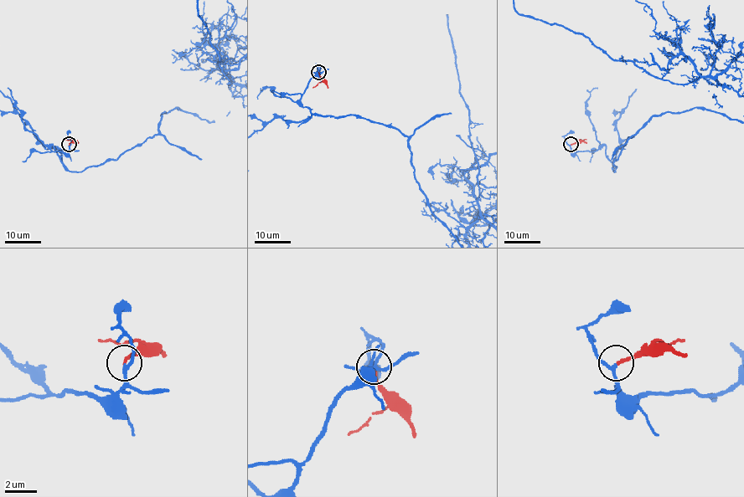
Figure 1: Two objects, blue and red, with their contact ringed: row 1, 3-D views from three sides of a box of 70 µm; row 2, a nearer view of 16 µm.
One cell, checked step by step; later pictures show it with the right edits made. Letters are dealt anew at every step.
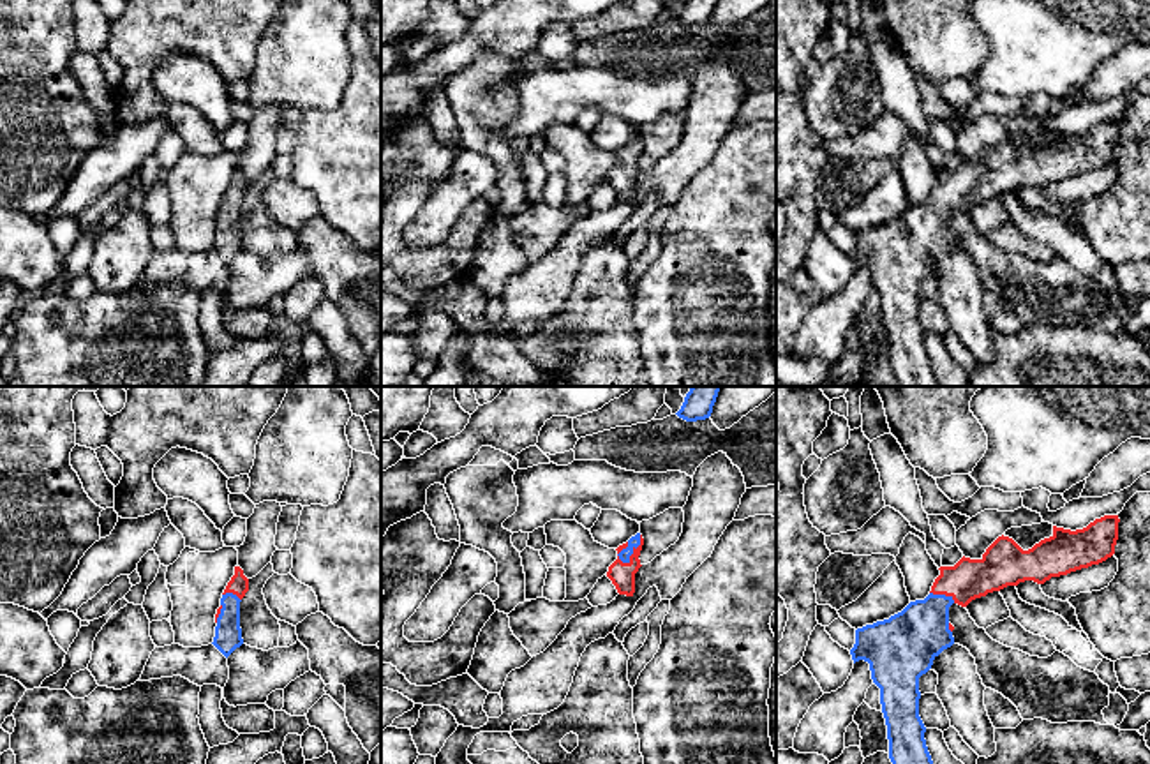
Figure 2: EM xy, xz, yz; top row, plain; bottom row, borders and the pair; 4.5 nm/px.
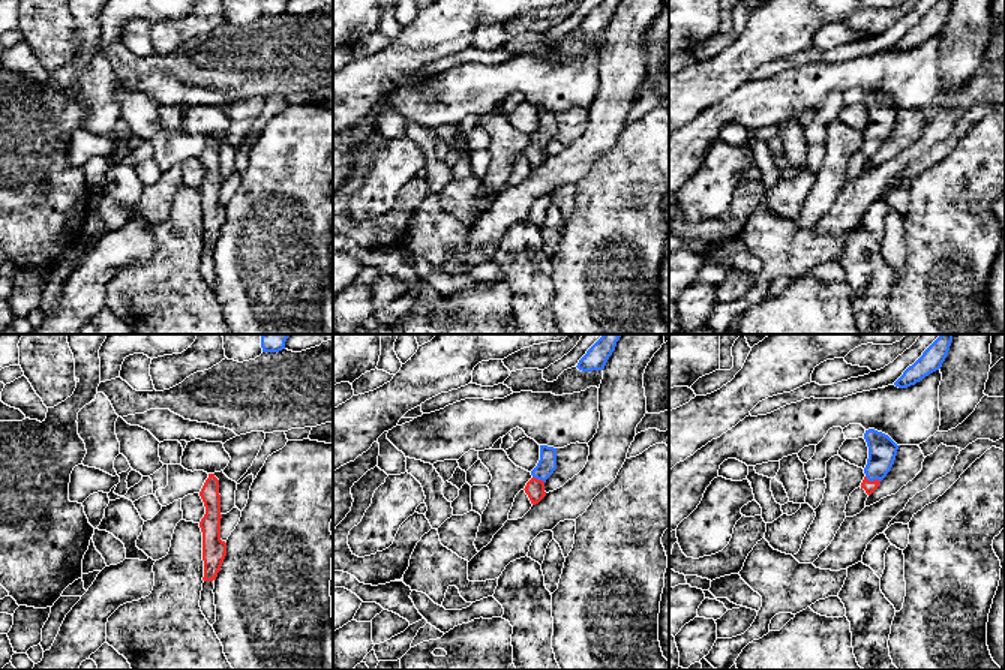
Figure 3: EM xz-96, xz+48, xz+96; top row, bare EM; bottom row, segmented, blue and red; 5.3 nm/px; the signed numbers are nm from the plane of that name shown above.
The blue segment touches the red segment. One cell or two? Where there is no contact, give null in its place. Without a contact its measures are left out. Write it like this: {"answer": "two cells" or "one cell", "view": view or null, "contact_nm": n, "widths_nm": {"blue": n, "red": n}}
{"answer": "one cell", "view": "xz", "contact_nm": 160, "widths_nm": {"blue": 50, "red": 110}}

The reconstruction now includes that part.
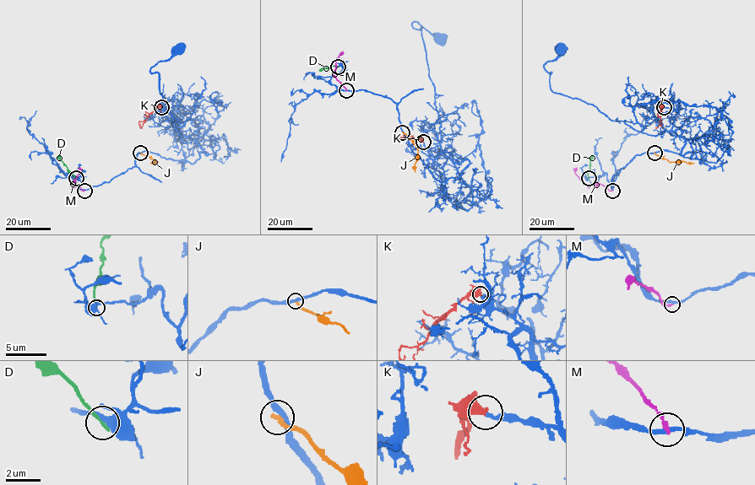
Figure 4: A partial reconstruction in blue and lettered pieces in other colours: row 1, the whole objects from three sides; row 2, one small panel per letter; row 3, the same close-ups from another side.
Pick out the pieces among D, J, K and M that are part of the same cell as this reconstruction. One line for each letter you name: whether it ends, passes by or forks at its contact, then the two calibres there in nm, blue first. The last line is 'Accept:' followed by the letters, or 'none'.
K: it ends; calibres 220 and 420 nm
Accept: K

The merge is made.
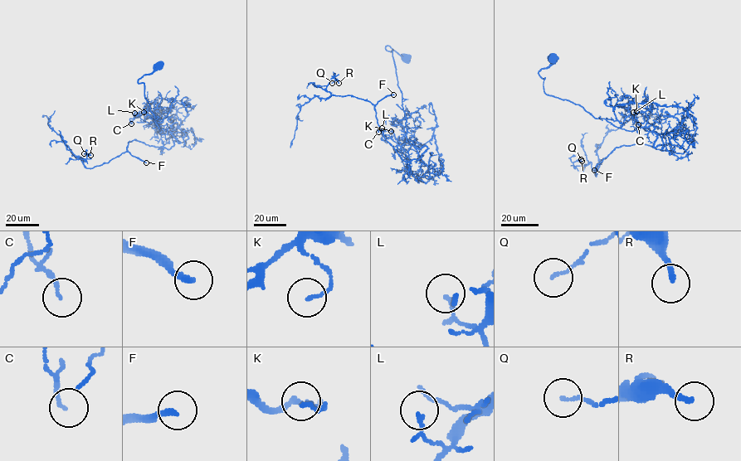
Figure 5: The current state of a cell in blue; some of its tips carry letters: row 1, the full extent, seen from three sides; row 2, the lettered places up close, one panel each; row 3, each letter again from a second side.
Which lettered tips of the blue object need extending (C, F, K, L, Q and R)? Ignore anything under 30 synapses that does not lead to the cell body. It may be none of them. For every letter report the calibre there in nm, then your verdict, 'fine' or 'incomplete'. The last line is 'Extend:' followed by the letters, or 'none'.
C: 110 nm thick; fine
F: 220 nm thick; incomplete
K: 120 nm thick; fine
L: 90 nm thick; fine
Q: 100 nm thick; fine
R: 190 nm thick; fine
Extend: F

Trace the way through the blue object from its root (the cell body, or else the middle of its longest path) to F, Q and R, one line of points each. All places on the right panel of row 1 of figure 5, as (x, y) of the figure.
F: (553, 58), (538, 72), (547, 94), (626, 130), (647, 128), (672, 151), (622, 145), (594, 170)
Q: (553, 58), (538, 72), (547, 94), (647, 128), (672, 151), (616, 147), (596, 176), (581, 159)
R: (553, 58), (538, 72), (547, 94), (647, 128), (672, 151), (616, 147), (596, 176), (582, 161)

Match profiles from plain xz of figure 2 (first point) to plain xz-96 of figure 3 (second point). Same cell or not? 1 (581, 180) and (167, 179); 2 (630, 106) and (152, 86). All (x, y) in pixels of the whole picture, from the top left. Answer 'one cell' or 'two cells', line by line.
1: two cells
2: one cell

